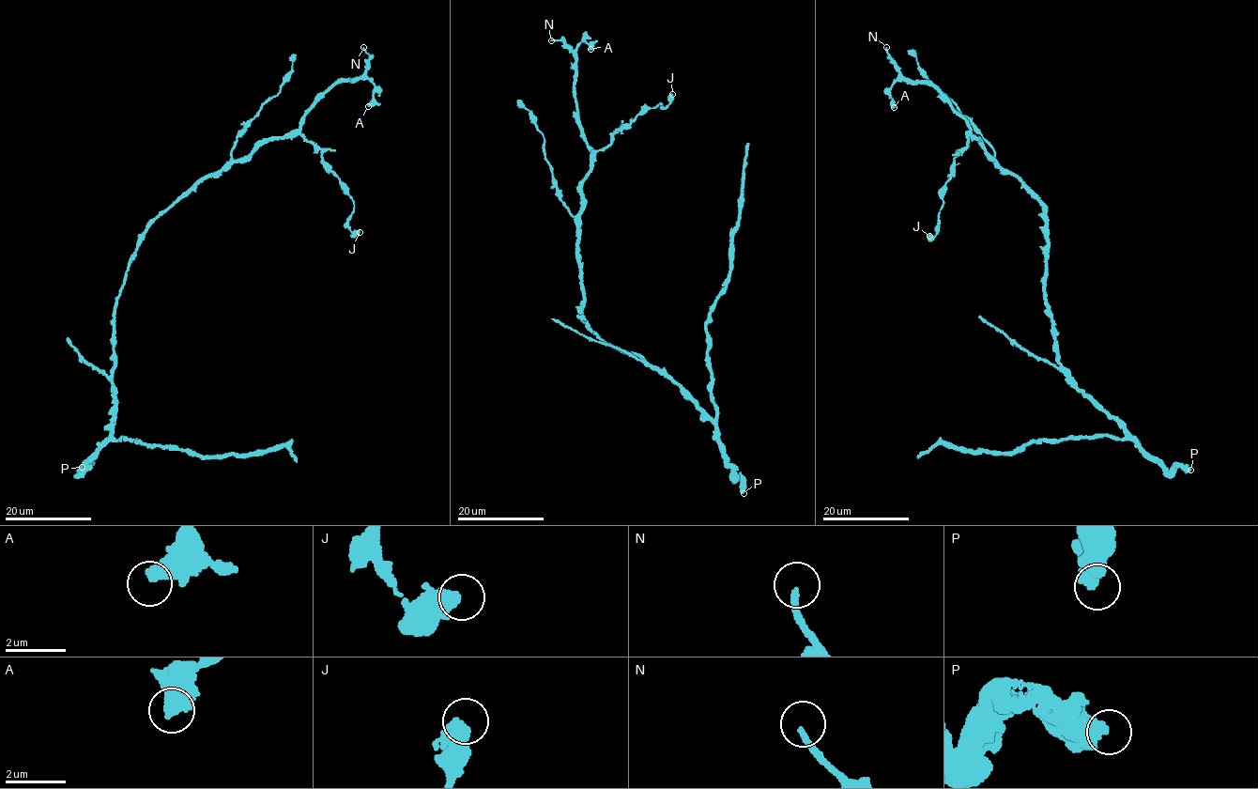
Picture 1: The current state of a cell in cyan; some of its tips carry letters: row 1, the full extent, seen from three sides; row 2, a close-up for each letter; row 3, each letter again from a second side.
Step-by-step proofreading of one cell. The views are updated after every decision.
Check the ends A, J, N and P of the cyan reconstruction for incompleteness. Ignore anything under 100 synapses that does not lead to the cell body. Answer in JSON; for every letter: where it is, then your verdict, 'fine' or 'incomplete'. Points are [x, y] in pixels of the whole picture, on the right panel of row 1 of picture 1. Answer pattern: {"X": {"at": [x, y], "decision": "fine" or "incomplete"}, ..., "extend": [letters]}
{"A": {"at": [894, 107], "decision": "fine"}, "J": {"at": [929, 236], "decision": "fine"}, "N": {"at": [886, 47], "decision": "fine"}, "P": {"at": [1190, 470], "decision": "fine"}, "extend": []}

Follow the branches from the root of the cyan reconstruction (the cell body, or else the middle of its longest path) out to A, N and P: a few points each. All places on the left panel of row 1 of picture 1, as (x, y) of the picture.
A: (115, 312), (138, 238), (196, 182), (299, 129), (317, 99), (335, 84), (370, 79), (374, 94), (368, 106)
N: (115, 312), (130, 257), (149, 222), (198, 181), (299, 129), (335, 84), (361, 77), (369, 59), (363, 47)
P: (115, 312), (112, 426), (102, 445), (89, 457), (83, 471), (88, 464), (82, 467)

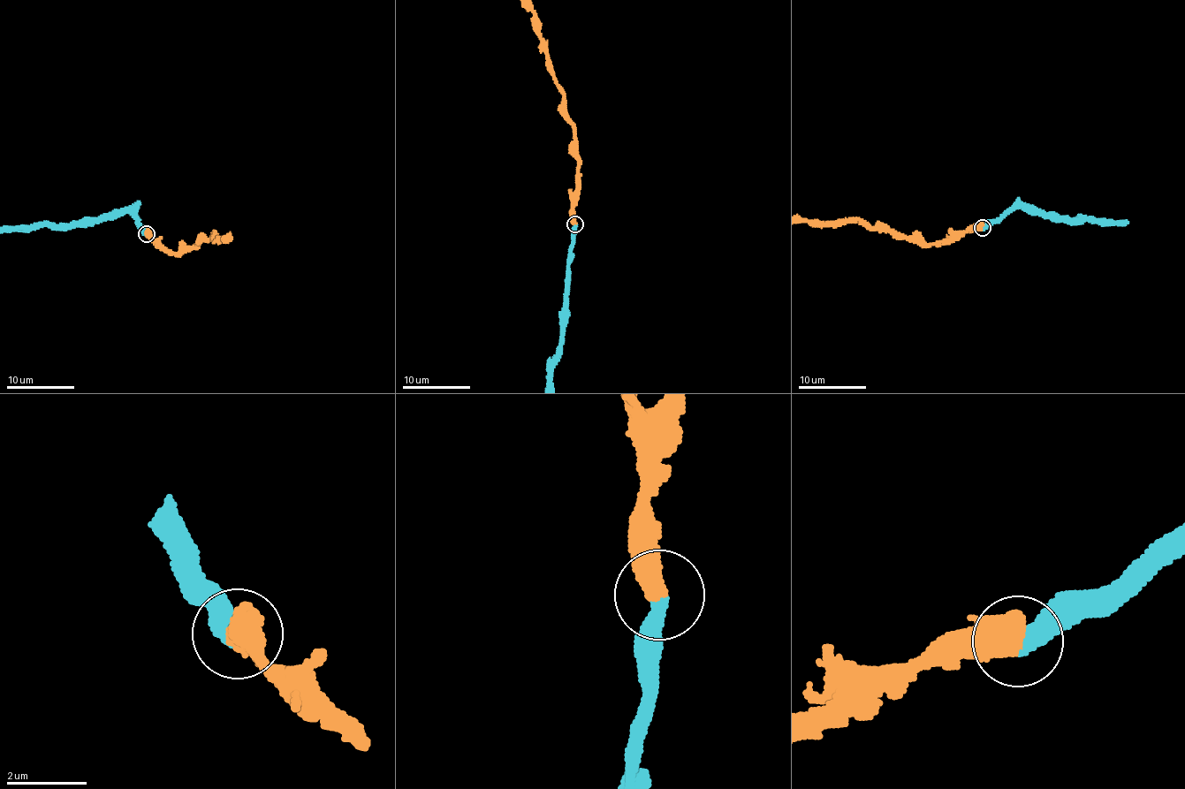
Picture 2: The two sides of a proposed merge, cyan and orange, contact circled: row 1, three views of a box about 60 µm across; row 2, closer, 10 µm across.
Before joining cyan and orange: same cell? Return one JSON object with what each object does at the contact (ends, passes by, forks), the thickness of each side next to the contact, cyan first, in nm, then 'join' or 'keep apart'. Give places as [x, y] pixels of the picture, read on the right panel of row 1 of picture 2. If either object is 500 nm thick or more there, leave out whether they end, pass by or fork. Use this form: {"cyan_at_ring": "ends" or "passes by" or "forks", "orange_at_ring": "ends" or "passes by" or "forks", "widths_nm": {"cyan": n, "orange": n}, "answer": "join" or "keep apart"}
{"widths_nm": {"cyan": 420, "orange": 650}, "answer": "join"}

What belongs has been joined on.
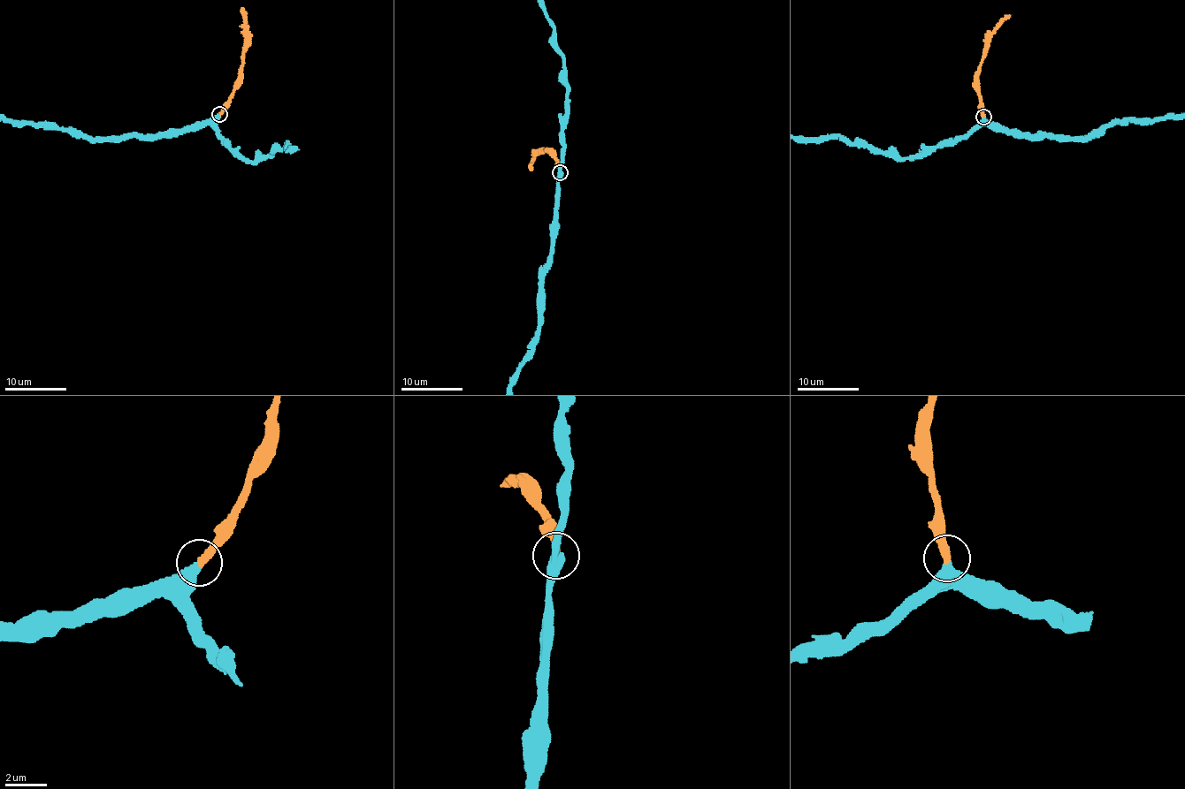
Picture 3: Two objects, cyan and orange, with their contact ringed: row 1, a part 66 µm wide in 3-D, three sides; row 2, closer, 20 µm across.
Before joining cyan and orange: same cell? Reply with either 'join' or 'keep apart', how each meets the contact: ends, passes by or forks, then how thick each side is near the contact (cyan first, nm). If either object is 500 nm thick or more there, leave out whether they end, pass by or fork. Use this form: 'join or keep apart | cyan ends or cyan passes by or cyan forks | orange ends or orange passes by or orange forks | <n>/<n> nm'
join | cyan ends | orange ends | 360/320 nm

